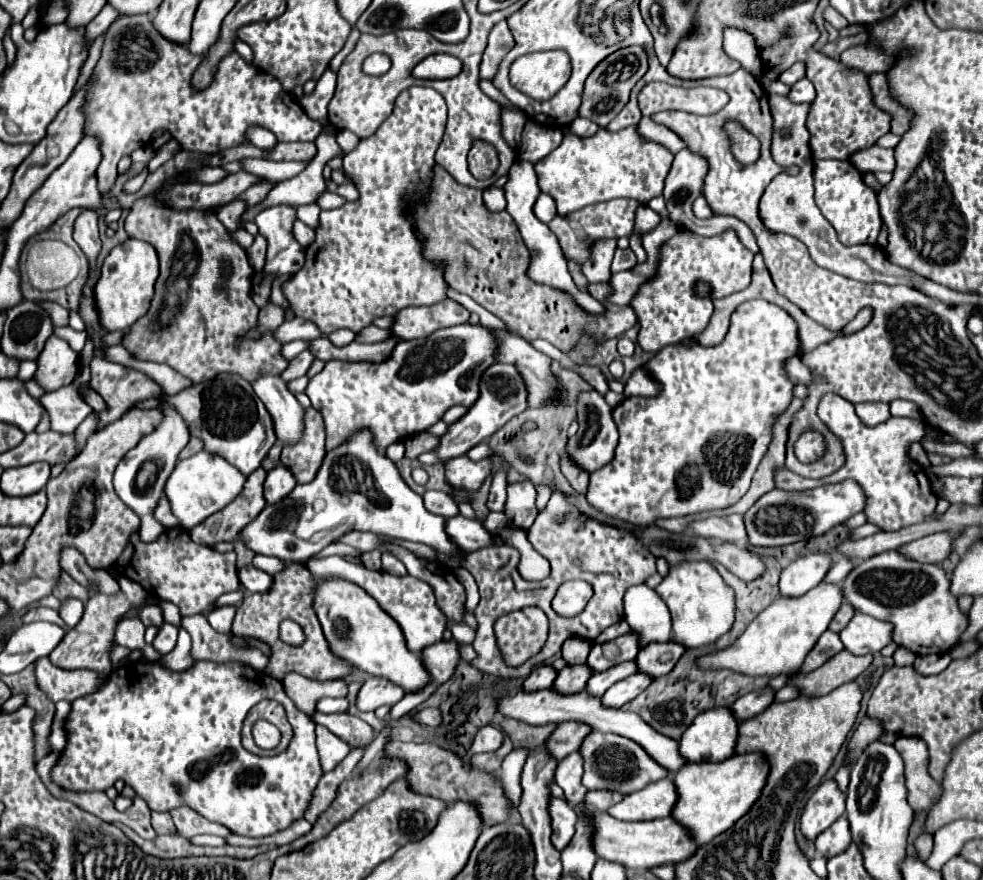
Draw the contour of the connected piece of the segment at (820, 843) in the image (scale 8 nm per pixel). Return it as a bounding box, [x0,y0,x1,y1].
[816,818,852,856]

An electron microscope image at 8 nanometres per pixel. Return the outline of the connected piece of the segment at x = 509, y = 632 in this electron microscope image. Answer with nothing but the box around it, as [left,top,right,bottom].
[494,608,548,666]

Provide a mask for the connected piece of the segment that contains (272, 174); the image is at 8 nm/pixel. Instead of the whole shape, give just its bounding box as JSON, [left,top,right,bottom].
[244,160,308,183]

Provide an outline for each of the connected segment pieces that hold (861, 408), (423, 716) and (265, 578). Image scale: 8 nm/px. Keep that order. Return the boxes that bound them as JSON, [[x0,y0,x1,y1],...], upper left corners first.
[[856,402,890,426],[412,708,442,728],[238,564,272,592]]

